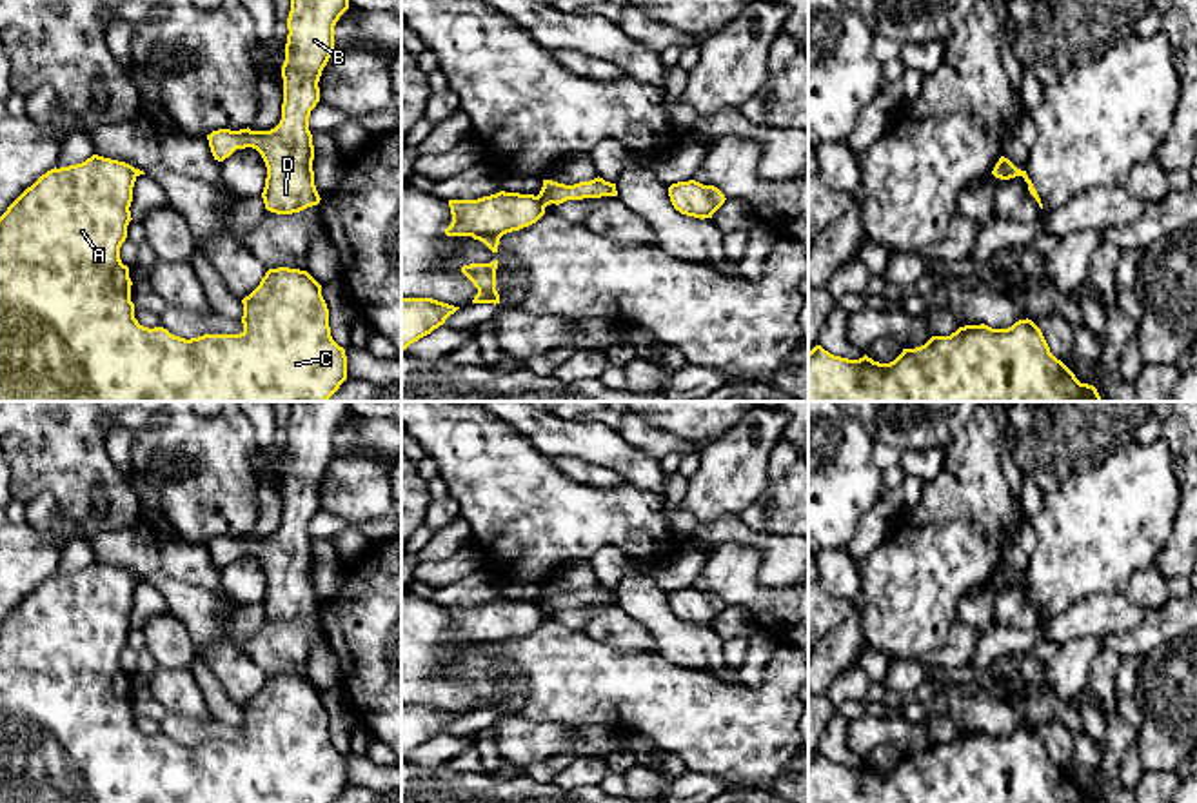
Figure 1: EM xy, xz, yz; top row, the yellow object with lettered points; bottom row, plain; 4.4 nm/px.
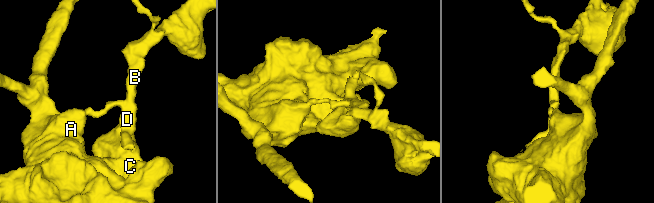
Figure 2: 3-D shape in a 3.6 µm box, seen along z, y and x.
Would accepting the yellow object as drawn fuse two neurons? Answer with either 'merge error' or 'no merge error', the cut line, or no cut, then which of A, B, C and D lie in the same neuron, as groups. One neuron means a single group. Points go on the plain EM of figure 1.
merge error; cut in xz along (538, 602), (545, 613); A C / B D

